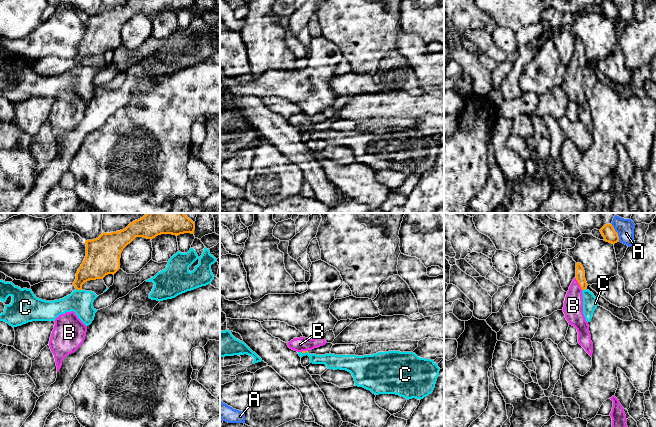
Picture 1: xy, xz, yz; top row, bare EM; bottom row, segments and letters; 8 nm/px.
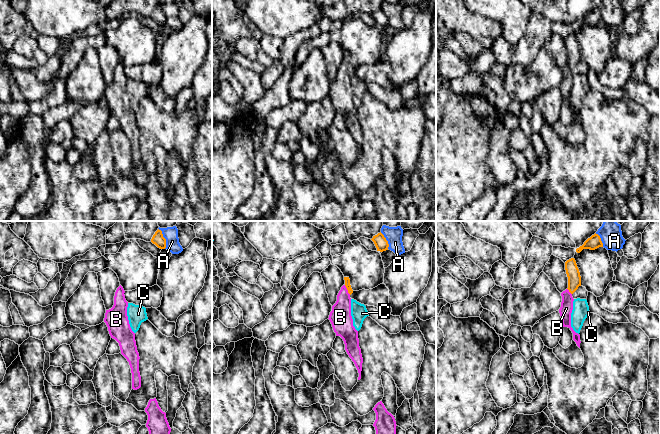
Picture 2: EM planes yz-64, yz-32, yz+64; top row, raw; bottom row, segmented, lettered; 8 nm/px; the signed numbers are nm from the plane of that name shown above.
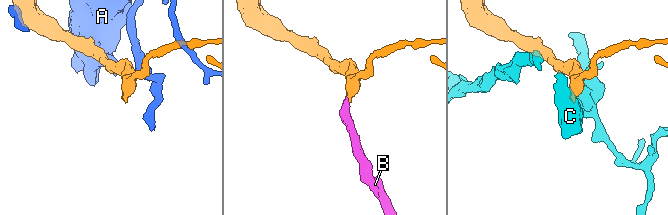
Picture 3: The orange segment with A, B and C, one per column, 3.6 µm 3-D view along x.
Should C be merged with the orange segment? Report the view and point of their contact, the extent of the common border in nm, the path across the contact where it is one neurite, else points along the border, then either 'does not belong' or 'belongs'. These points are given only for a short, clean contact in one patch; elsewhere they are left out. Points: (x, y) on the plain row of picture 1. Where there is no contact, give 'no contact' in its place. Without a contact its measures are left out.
contact xy (79, 65); length 50 nm; border xy (76, 64), (81, 66); does not belong

